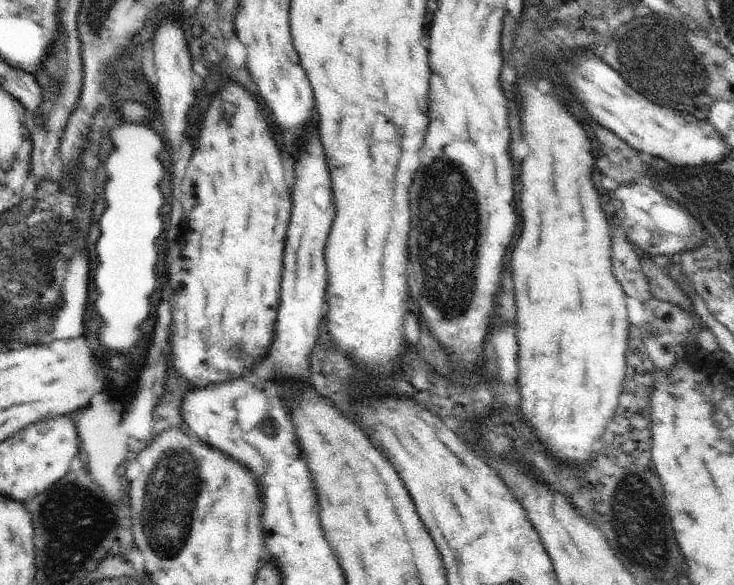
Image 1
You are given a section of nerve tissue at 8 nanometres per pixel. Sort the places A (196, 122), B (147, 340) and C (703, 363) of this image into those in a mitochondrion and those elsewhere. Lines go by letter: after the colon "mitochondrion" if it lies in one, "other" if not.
A: other
B: other
C: other

